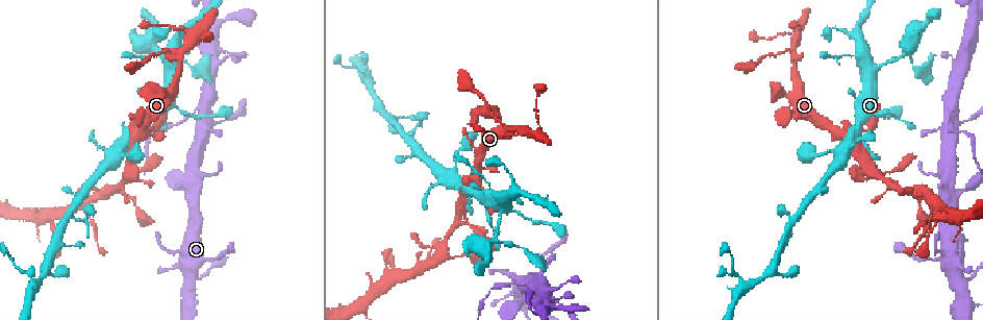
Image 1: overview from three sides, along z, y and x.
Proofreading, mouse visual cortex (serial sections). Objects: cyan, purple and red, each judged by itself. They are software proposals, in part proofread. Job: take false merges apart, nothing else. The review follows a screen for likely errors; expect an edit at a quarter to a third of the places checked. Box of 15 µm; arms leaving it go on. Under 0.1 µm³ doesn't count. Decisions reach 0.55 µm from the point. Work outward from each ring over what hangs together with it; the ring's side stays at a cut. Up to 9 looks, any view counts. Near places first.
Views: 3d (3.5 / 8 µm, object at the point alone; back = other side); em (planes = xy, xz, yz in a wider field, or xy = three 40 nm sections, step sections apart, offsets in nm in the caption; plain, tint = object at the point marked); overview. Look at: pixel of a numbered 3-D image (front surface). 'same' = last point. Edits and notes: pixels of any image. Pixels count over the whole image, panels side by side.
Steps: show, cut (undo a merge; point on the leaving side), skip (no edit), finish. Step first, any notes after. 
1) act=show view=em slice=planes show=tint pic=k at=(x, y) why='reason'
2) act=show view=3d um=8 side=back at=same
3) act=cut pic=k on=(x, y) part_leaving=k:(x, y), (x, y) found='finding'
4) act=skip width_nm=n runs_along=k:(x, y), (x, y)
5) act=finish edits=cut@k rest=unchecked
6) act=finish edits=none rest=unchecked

act=show view=3d um=3.5 pic=1 at=(874, 68) why='three-way junction'

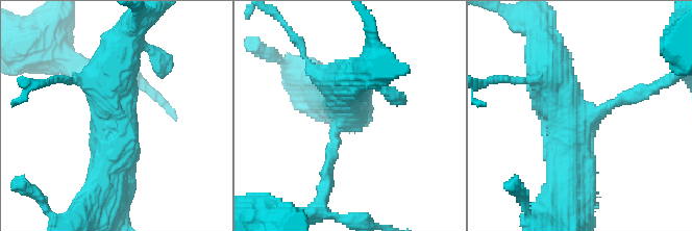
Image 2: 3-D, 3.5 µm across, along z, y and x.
act=show view=em slice=xy step=1 show=tint pic=2 at=(591, 117) arms=3 arm_widths_nm=200,600,700 why='need the tissue'

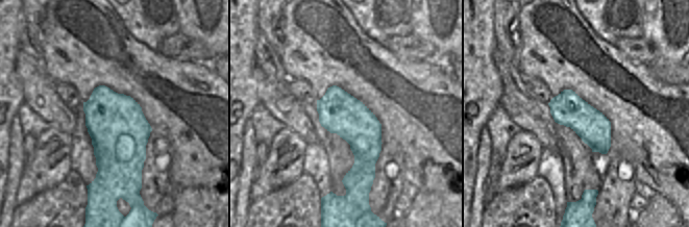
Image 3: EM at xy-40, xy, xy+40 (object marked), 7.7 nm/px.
act=show view=em slice=xy step=5 show=tint at=same why='cut it another way'

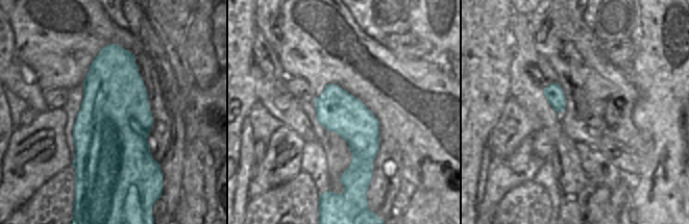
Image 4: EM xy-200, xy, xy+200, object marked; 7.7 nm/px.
act=cut pic=2 on=(640, 88) part_leaving=2:(611, 105), (653, 90), (683, 67) found='two cells meet here'

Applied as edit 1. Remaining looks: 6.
act=show view=overview

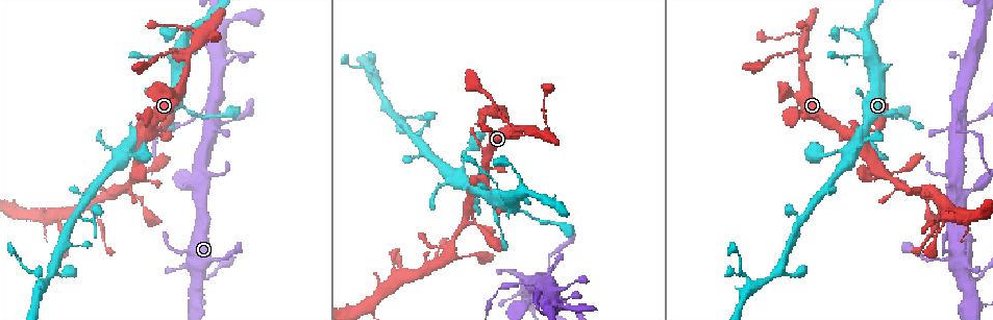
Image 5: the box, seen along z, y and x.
act=show view=3d um=3.5 side=back pic=5 at=(541, 285) why='three-way junction'

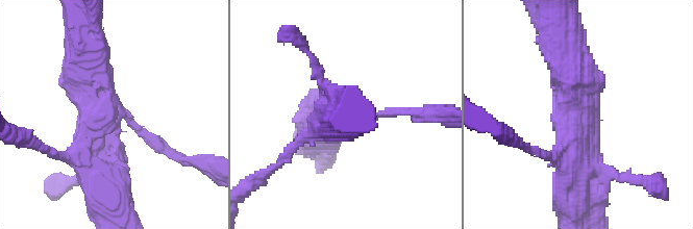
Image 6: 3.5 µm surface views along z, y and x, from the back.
act=show view=em slice=xy step=2 show=tint pic=6 at=(573, 112) arms=3 arm_widths_nm=150,500,500 why='now the EM'

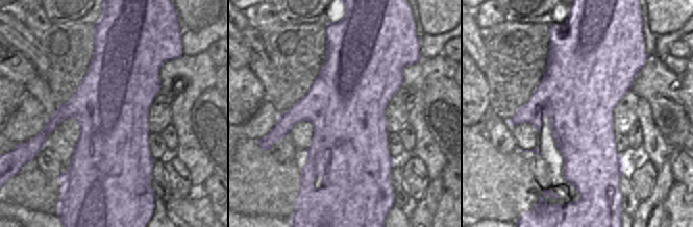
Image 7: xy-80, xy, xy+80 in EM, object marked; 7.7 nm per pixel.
act=cut pic=6 on=(158, 141) part_leaving=6:(129, 121), (165, 150), (213, 166) found='a second cell is stuck on'

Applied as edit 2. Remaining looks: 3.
act=show view=overview

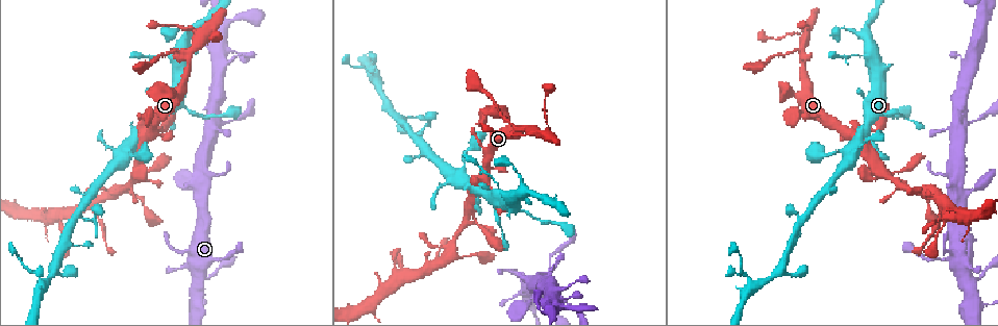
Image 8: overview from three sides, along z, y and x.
act=show view=3d um=8 pic=8 at=(188, 60) why='three arms meet'

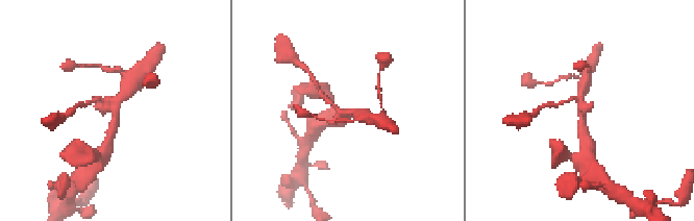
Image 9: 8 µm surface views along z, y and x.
act=show view=em slice=xy step=2 show=tint pic=9 at=(349, 111)

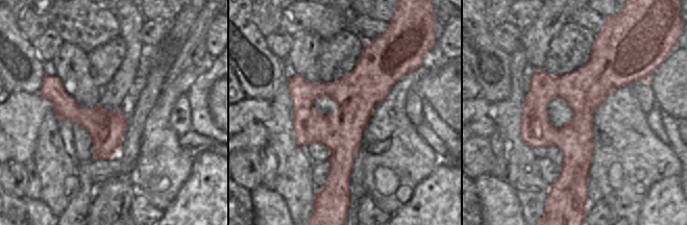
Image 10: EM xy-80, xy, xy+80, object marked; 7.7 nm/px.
act=skip runs_along=9:(108, 140), (116, 100), (130, 84) found='continuous, no second cell'

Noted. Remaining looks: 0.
act=finish edits=cut@2,cut@6 rest=unchecked

